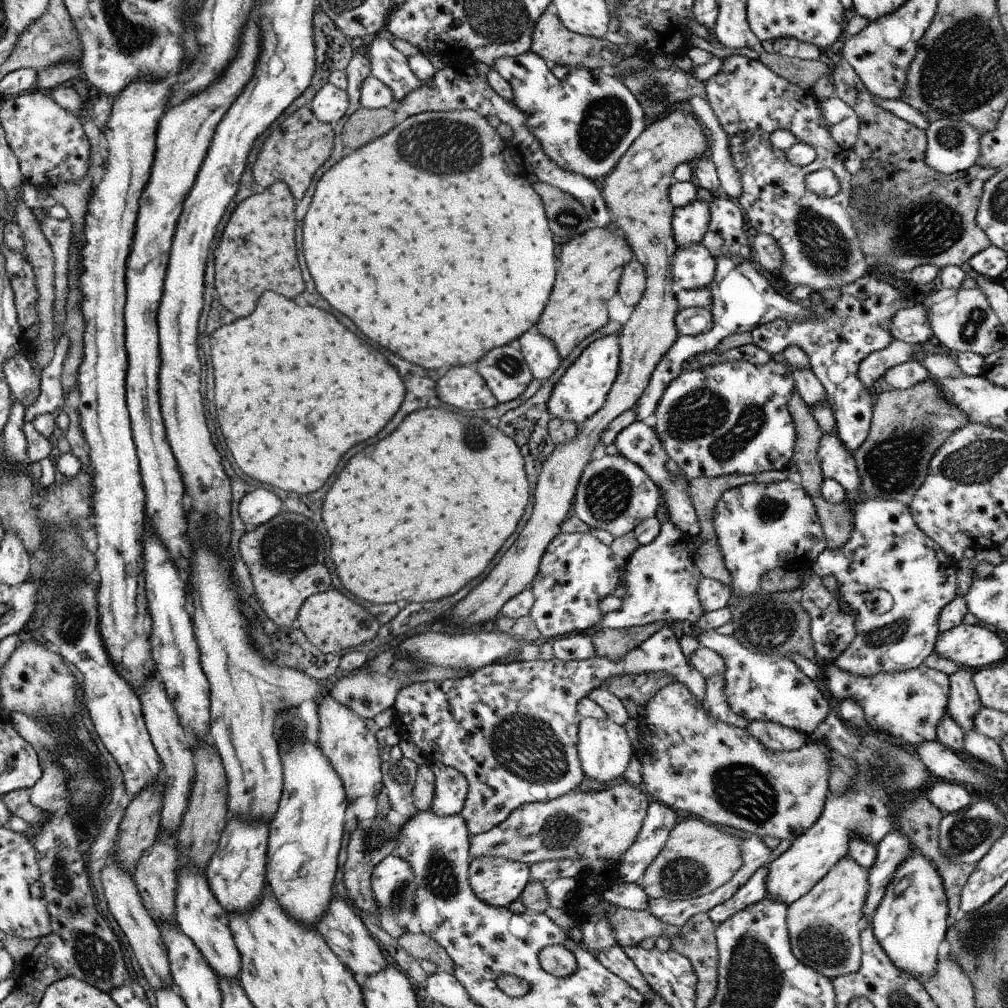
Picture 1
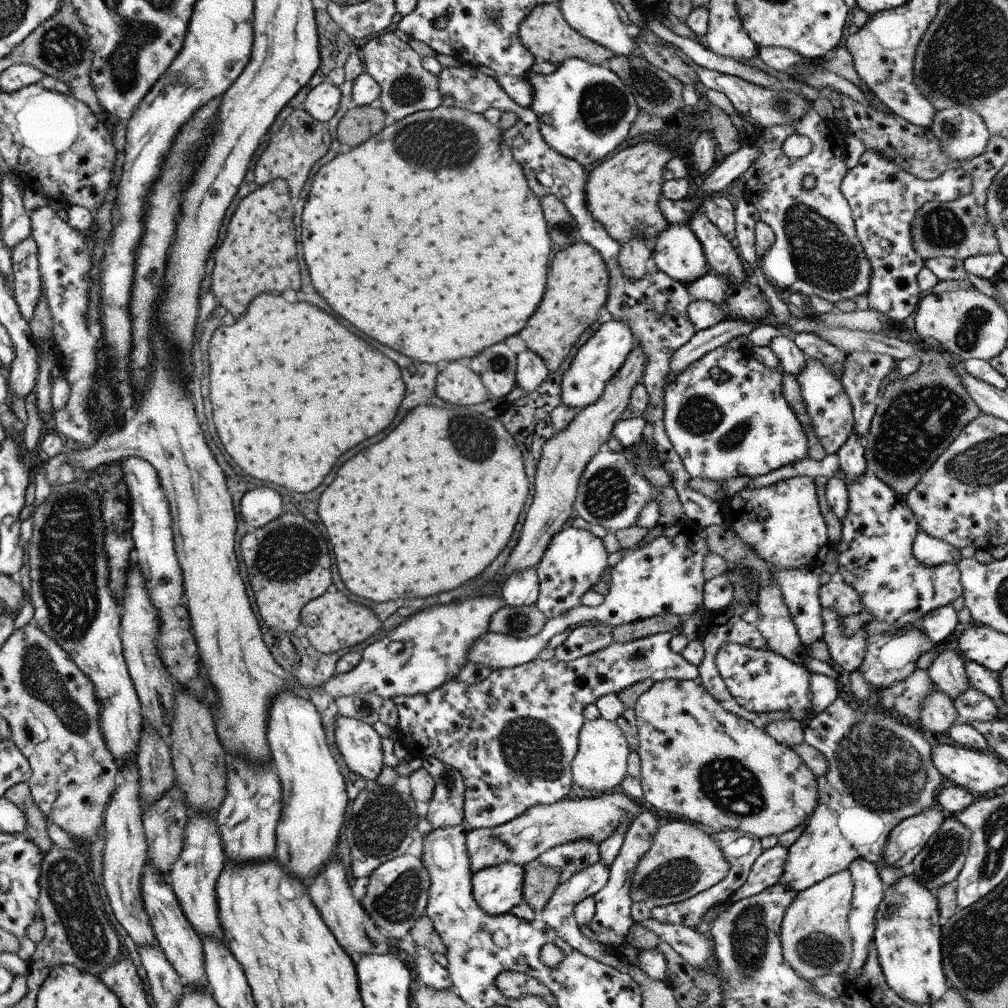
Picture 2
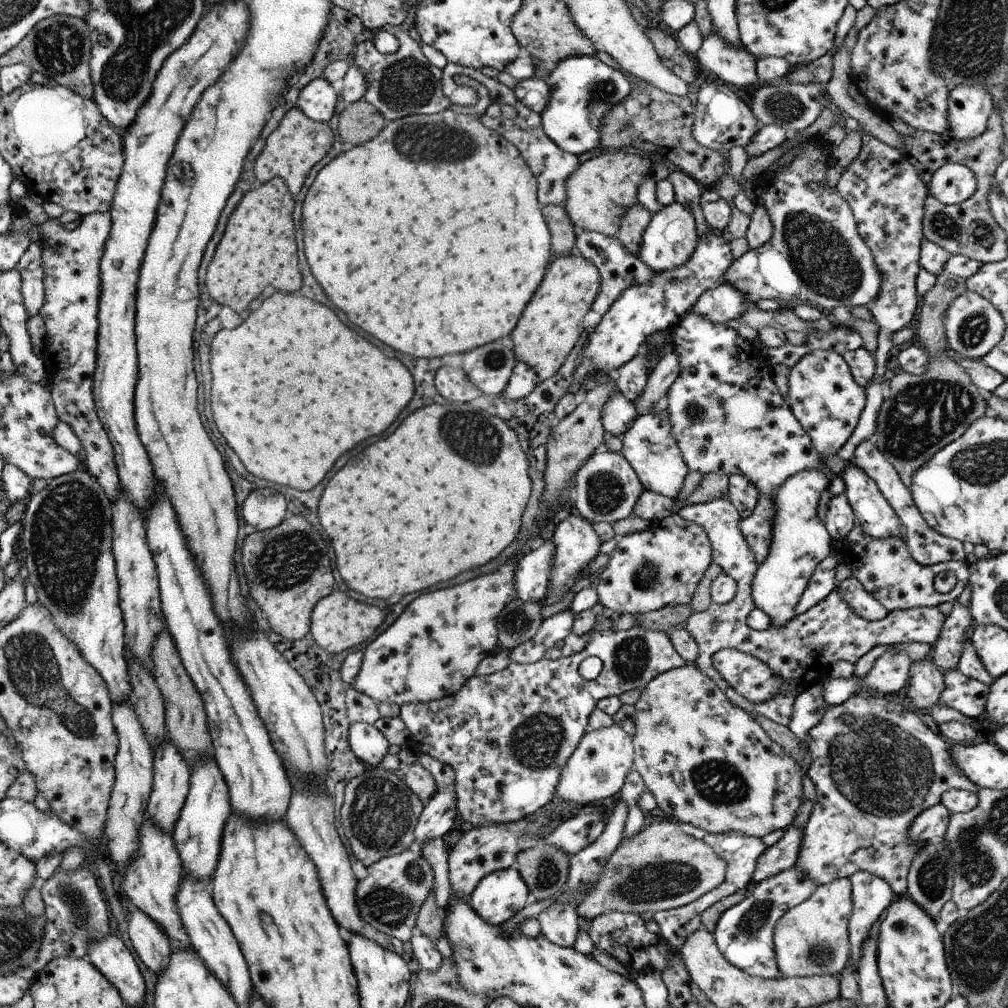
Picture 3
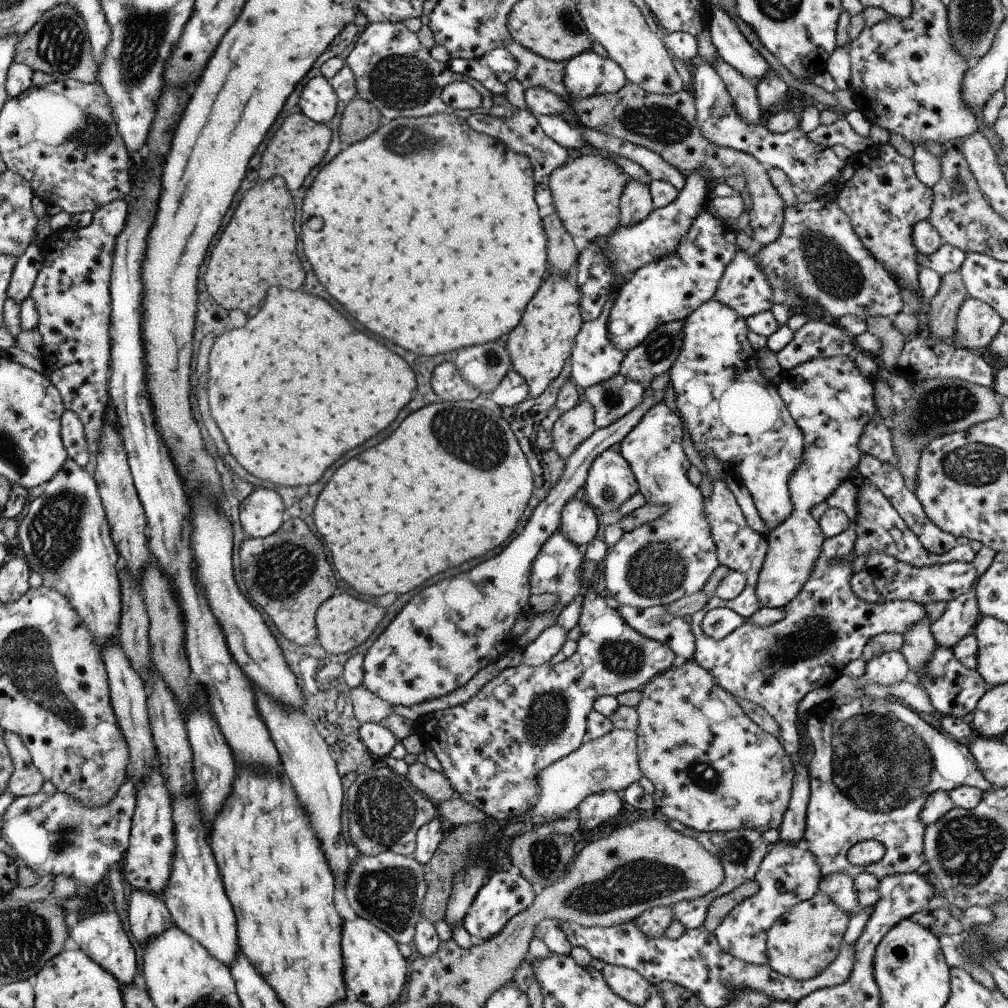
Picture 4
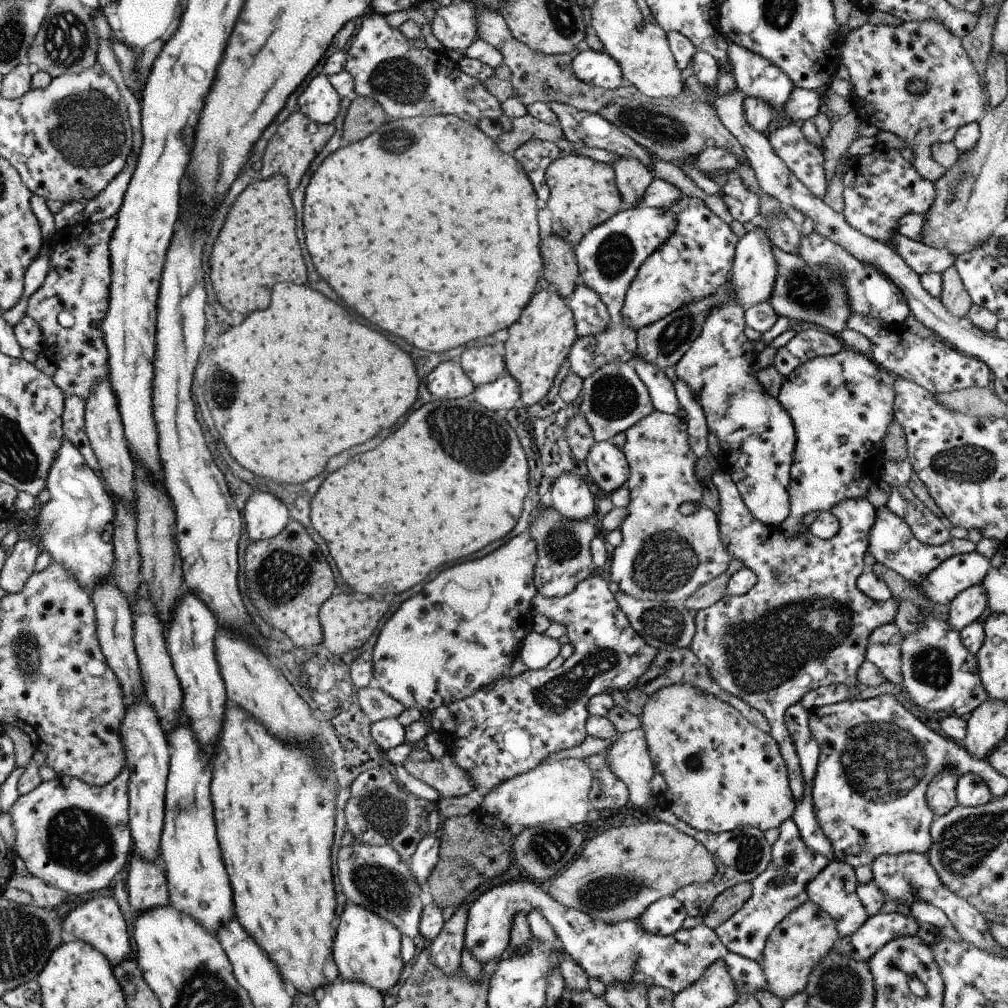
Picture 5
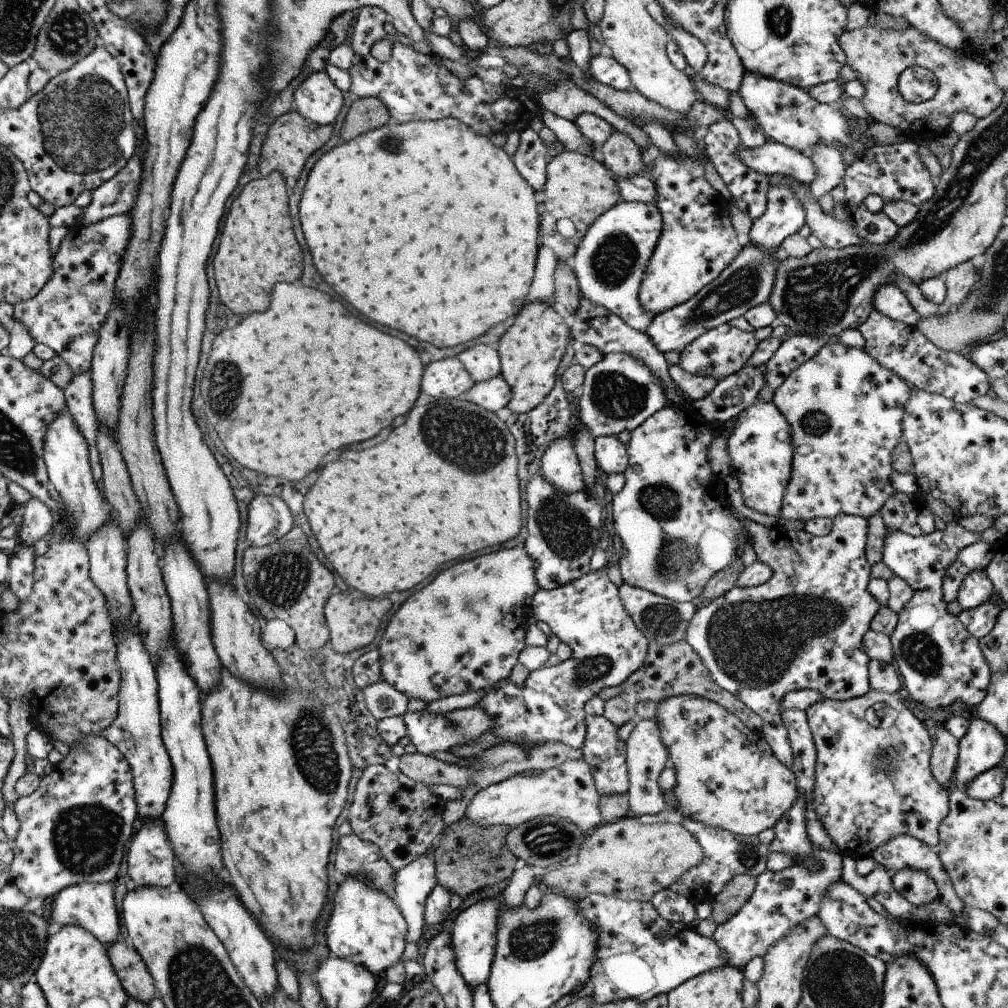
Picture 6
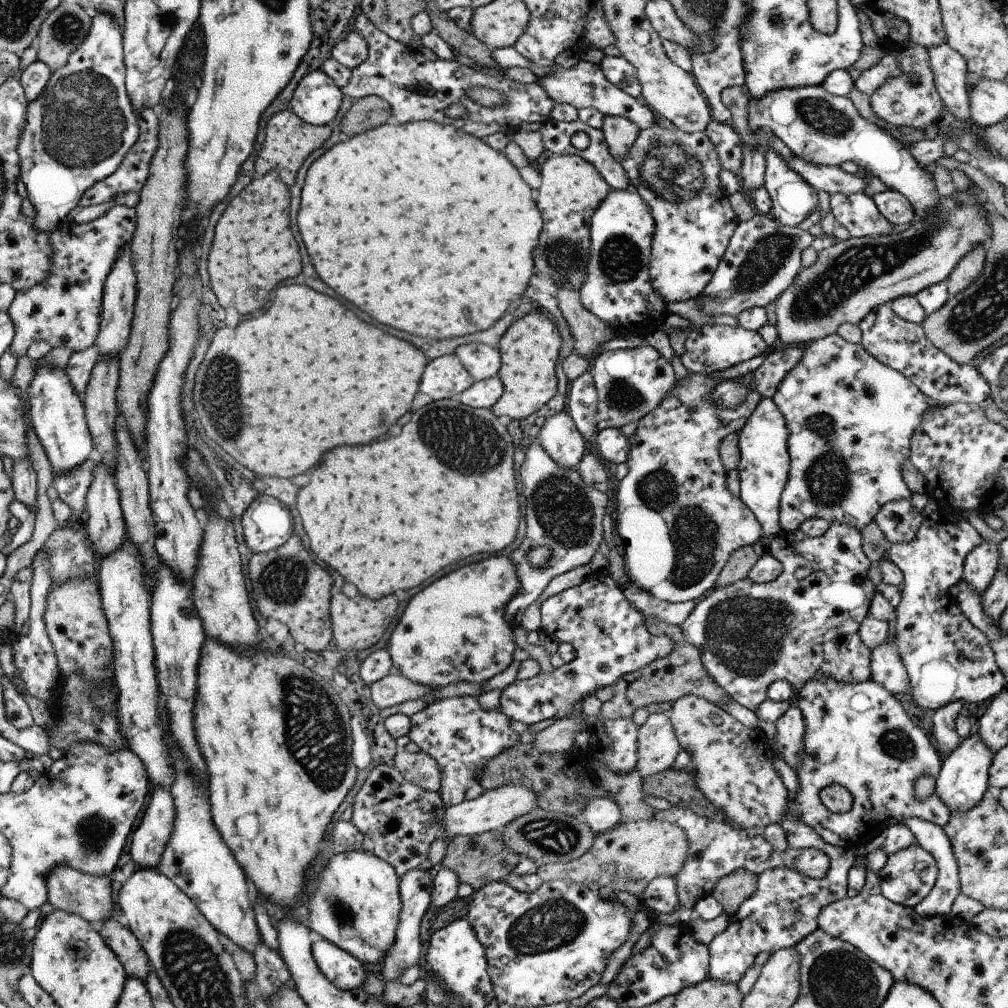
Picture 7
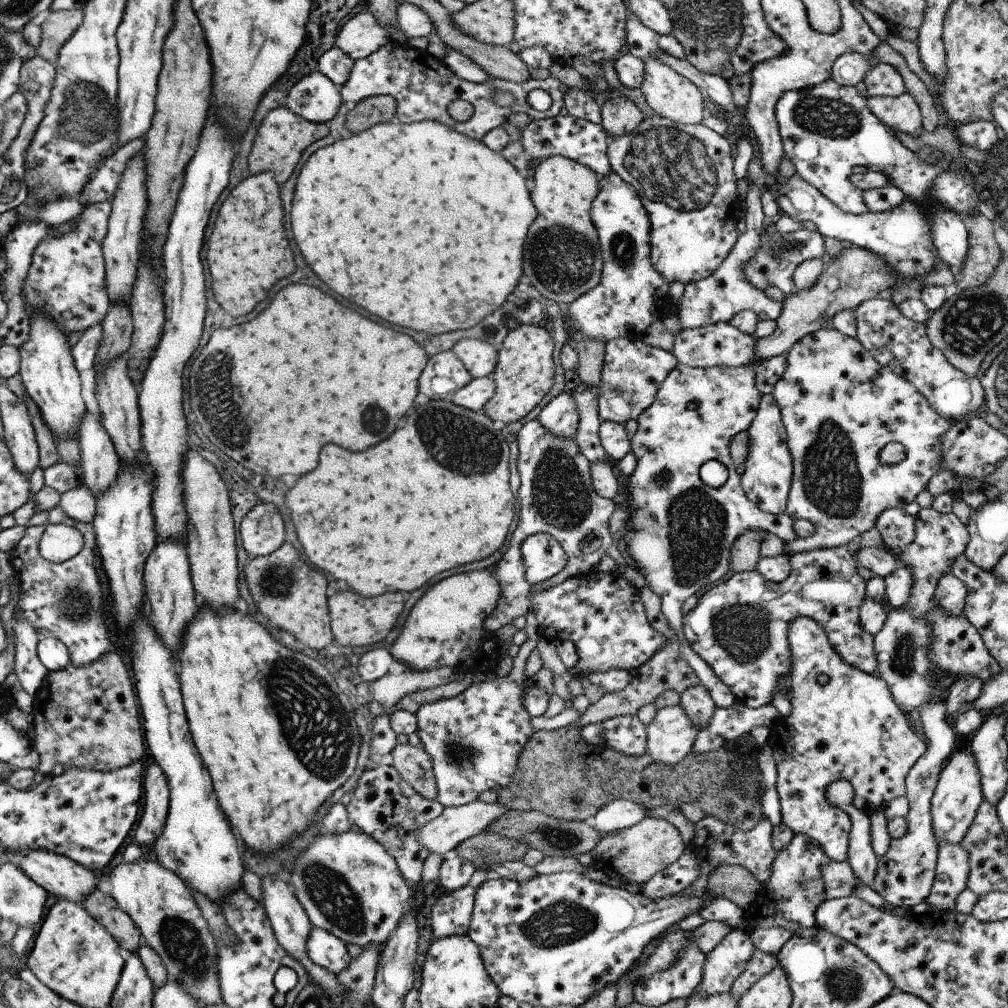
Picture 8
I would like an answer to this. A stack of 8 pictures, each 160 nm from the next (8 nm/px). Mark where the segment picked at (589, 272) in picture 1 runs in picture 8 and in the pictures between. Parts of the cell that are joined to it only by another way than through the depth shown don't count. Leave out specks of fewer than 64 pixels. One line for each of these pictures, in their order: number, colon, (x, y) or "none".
2: (577, 288)
3: (549, 329)
4: (539, 347)
5: (539, 343)
6: (530, 351)
7: (529, 349)
8: (524, 374)

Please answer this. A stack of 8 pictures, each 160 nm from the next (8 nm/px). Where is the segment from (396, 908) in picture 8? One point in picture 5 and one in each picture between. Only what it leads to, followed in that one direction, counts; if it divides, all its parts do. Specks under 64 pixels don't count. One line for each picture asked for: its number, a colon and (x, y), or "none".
5: (367, 948)
6: (365, 926)
7: (356, 905)

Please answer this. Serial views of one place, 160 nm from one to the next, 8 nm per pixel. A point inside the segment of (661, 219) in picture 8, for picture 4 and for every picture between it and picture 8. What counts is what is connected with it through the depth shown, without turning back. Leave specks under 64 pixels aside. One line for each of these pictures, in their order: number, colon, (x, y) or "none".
4: (668, 290)
5: (696, 260)
6: (698, 241)
7: (677, 174)

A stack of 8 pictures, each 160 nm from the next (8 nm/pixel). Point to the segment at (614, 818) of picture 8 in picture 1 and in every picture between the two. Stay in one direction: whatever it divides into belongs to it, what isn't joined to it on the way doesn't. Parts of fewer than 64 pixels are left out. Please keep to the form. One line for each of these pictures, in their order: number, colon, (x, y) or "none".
1: (606, 750)
2: (604, 753)
3: (600, 765)
4: (610, 763)
5: (556, 790)
6: (568, 790)
7: (601, 814)

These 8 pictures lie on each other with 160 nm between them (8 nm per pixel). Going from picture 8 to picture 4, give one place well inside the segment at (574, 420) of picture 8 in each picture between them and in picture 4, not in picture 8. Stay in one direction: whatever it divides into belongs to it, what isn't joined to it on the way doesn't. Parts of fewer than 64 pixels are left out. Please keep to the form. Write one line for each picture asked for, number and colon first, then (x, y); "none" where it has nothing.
4: (579, 524)
5: (570, 495)
6: (560, 464)
7: (559, 436)

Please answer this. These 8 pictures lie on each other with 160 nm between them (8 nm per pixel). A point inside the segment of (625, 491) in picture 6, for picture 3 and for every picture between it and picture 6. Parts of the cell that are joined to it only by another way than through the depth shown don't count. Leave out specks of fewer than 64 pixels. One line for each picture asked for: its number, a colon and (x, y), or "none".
3: (661, 566)
4: (661, 561)
5: (664, 556)

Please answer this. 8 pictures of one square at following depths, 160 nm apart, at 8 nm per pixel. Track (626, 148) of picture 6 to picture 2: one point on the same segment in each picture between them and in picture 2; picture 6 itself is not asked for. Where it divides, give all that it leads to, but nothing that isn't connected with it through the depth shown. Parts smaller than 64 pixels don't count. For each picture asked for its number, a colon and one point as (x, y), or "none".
2: (635, 260)
3: (636, 220)
4: (637, 203)
5: (633, 177)

